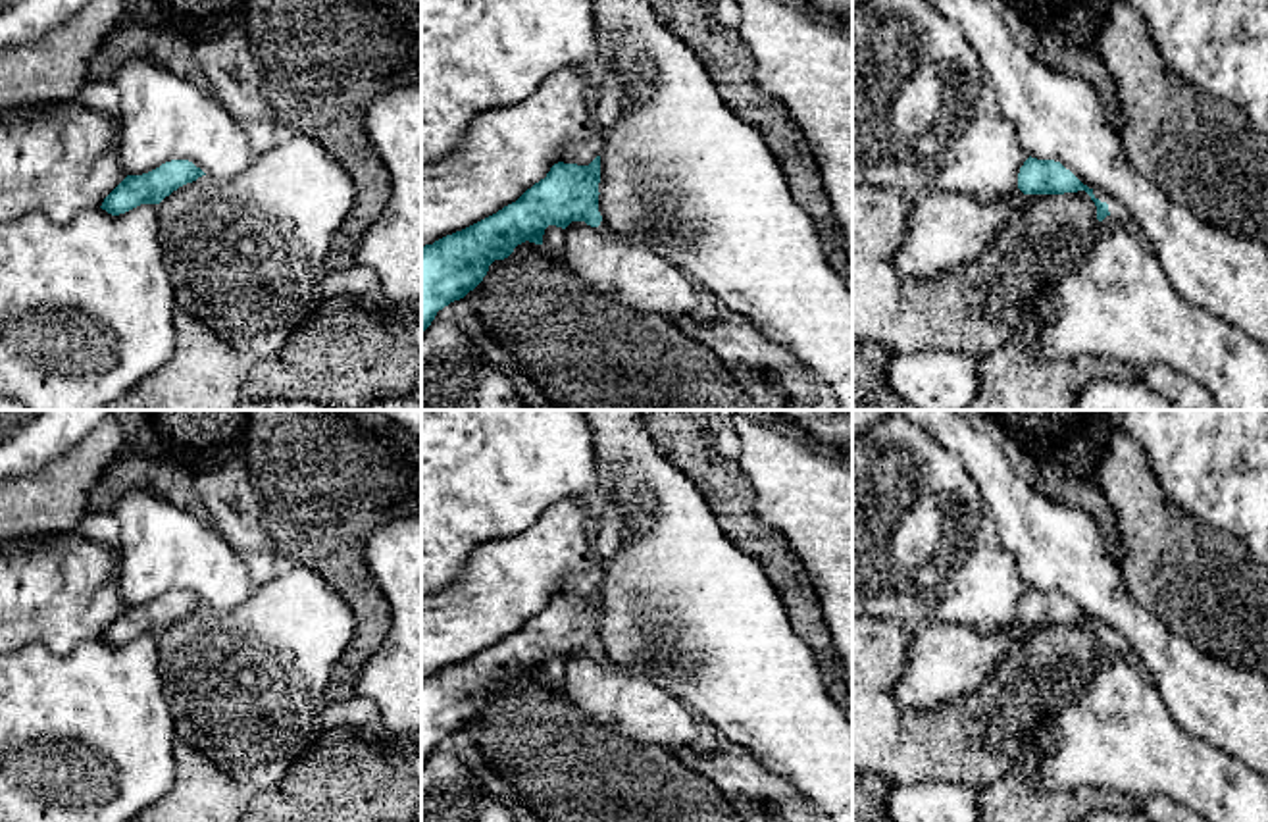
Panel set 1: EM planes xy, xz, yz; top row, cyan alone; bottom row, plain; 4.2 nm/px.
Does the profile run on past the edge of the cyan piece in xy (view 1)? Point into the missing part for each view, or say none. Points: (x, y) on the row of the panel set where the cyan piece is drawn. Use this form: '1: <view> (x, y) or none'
1: none

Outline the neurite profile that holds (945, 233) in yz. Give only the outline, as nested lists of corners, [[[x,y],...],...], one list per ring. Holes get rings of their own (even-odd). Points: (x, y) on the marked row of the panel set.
[[[1020,189],[1002,200],[931,193],[912,198],[908,227],[891,266],[912,279],[956,275],[979,262],[1010,216],[1026,202]]]

